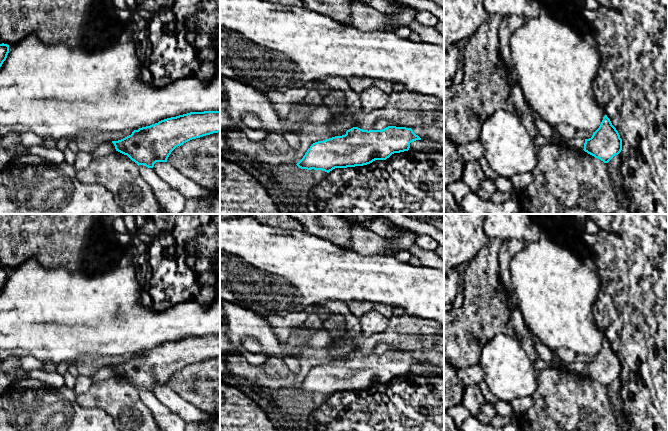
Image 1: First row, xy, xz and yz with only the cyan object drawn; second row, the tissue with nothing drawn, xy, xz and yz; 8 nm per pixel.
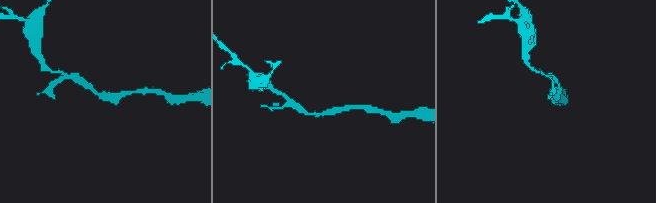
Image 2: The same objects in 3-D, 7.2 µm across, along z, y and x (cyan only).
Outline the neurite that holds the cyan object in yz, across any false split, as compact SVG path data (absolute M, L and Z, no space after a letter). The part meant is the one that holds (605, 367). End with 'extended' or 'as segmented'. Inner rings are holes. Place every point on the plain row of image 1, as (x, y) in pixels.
M605 339L599 352L589 363L585 363L585 376L608 387L622 374L622 363L610 343Z; as segmented

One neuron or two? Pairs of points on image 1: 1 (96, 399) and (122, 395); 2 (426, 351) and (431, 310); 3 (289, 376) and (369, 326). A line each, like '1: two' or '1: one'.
1: one
2: two
3: two

